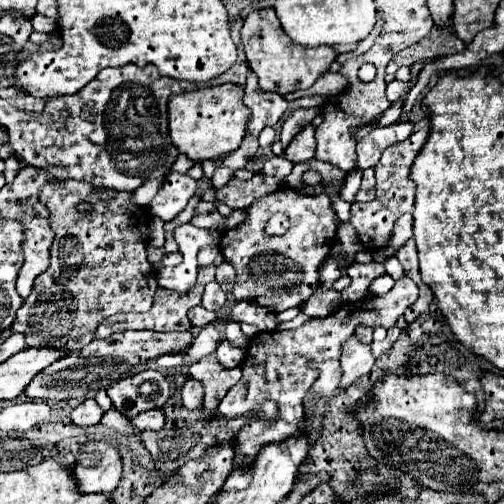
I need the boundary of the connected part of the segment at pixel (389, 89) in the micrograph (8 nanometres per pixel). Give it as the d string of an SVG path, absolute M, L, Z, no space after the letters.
M392 80L388 86L386 86L386 96L390 102L396 102L400 98L400 94L406 90L406 82L398 82L398 80Z

